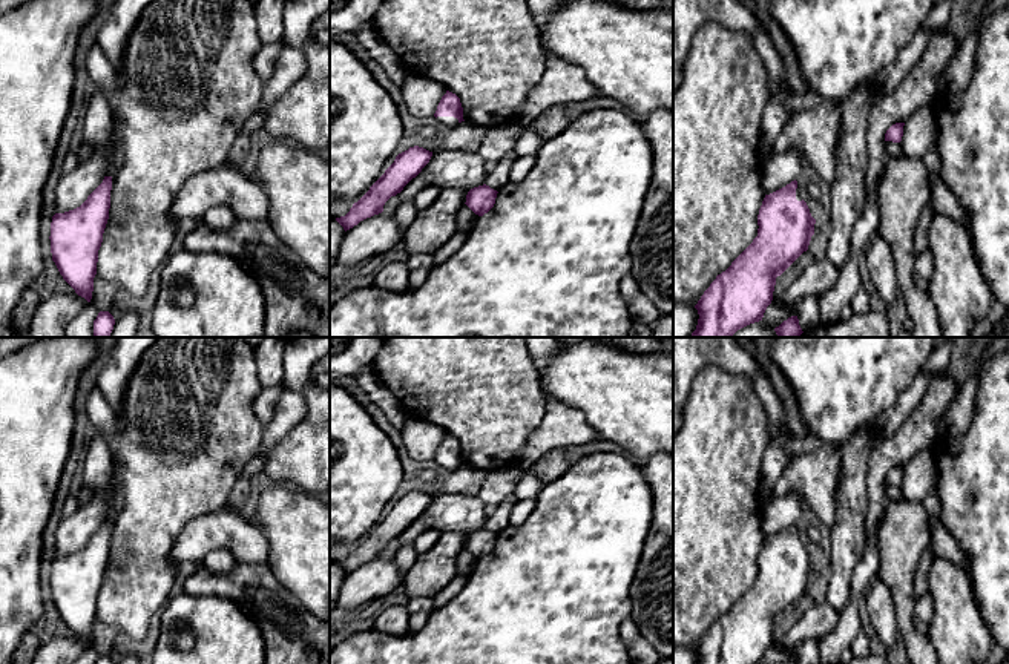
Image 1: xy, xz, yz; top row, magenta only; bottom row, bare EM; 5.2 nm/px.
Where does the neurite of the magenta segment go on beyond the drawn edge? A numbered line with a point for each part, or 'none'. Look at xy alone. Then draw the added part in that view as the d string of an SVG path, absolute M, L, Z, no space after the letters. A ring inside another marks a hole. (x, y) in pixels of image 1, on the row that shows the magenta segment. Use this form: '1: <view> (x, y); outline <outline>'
1: xy (114, 144); outline M115 124L106 140L104 158L107 161L106 176L113 176L123 164L123 135Z

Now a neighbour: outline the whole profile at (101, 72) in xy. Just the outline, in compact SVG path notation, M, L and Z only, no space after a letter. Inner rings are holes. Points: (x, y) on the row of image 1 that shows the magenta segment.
M100 44L89 49L86 66L95 89L109 90L113 87L115 69Z

